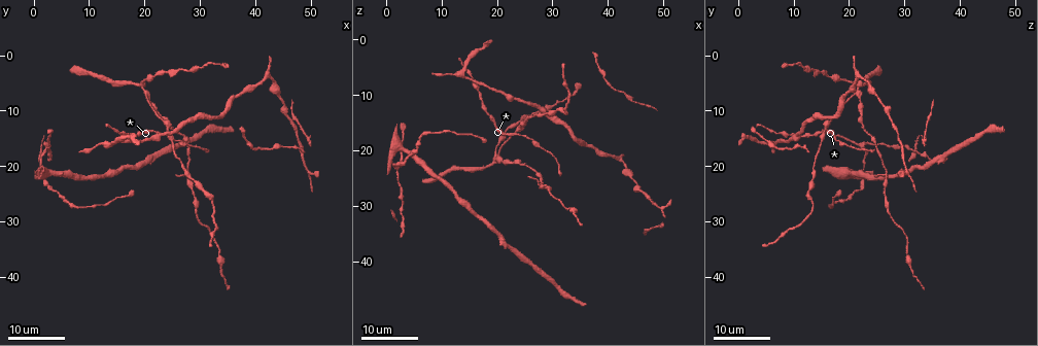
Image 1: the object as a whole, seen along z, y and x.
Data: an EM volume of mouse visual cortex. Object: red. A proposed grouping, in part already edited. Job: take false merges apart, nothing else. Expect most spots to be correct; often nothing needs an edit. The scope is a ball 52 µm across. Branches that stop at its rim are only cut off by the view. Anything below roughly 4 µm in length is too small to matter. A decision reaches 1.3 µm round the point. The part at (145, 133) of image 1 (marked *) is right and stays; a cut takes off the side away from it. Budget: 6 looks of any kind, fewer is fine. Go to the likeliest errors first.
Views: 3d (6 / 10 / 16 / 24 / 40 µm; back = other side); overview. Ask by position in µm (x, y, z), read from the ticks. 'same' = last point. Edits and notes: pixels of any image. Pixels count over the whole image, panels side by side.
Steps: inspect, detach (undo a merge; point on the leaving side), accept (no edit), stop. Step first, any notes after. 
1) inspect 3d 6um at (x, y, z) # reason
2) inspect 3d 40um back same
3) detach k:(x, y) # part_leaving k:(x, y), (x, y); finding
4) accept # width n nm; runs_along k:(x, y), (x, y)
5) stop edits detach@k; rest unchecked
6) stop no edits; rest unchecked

inspect 3d 16um at (34.0, 38.0, 31.0)

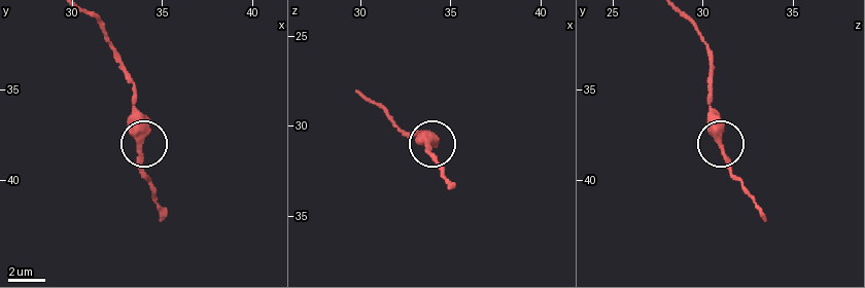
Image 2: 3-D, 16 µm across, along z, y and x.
inspect 3d 10um at (33.8, 38.0, 31.0) # zoom in

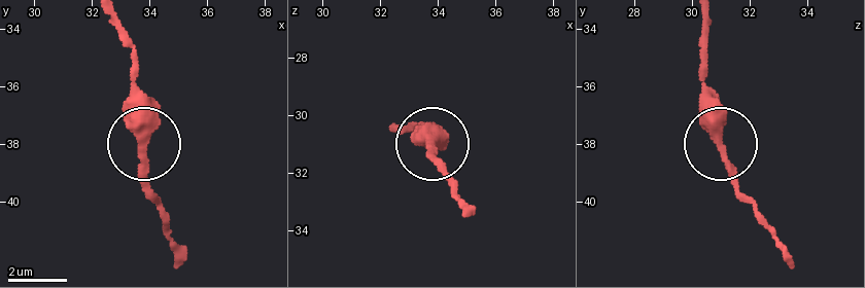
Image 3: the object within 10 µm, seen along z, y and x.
accept # runs_along 3:(112, 23), (133, 60), (133, 118), (147, 148), (152, 204); one cell here

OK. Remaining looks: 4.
inspect 3d 24um at (20.0, 7.0, 21.0) # three arms meet

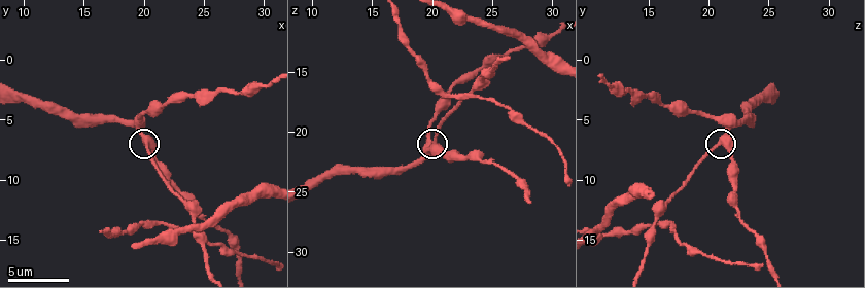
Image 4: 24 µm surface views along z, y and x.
inspect 3d 6um at (20.4, 6.6, 21.0) # closer look

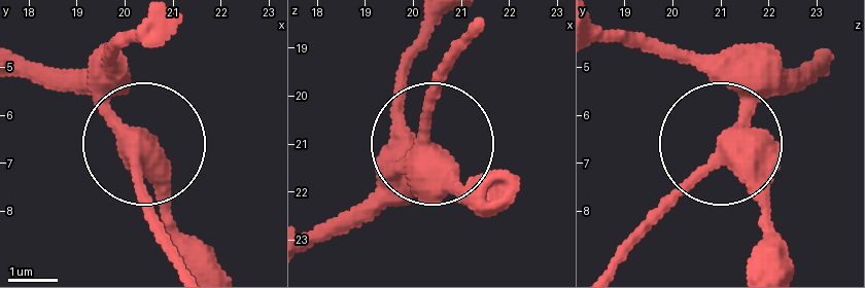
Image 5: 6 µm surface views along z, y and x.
inspect 3d 6um back at (20.20, 6.65, 21.10)

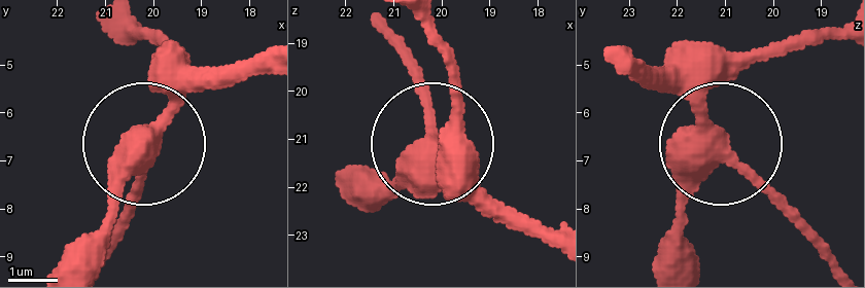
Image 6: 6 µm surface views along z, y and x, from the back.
accept # arms 3; one cell here

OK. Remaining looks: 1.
stop no edits; rest unchecked

